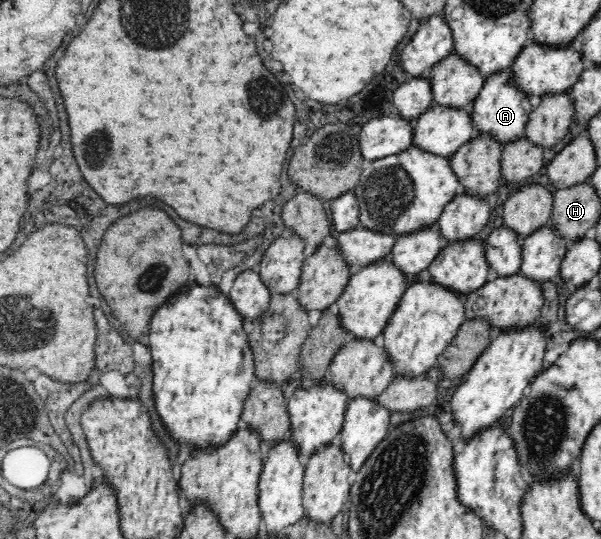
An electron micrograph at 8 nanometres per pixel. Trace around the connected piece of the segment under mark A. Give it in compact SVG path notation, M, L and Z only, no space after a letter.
M511 69L497 72L485 78L484 87L473 102L470 112L472 125L478 130L478 134L484 137L492 137L504 146L518 140L525 134L525 128L529 121L529 114L533 111L535 104L528 95L520 93L514 87Z

